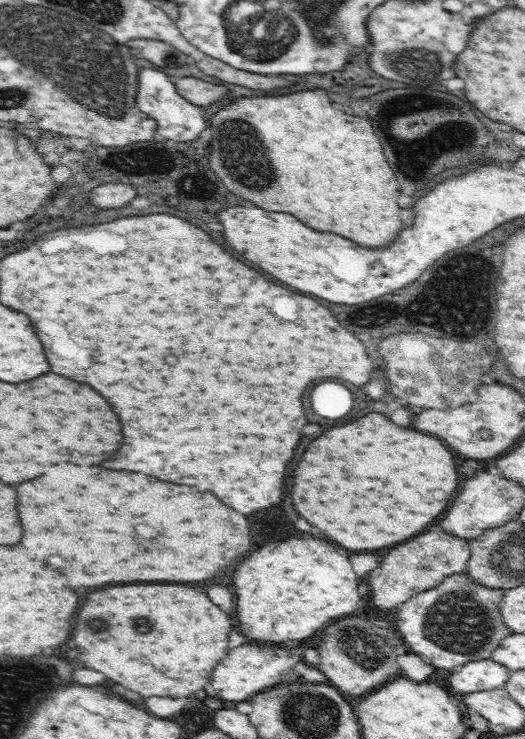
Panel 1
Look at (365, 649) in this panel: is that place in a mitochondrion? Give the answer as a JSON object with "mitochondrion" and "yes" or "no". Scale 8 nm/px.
{"mitochondrion":"yes"}

